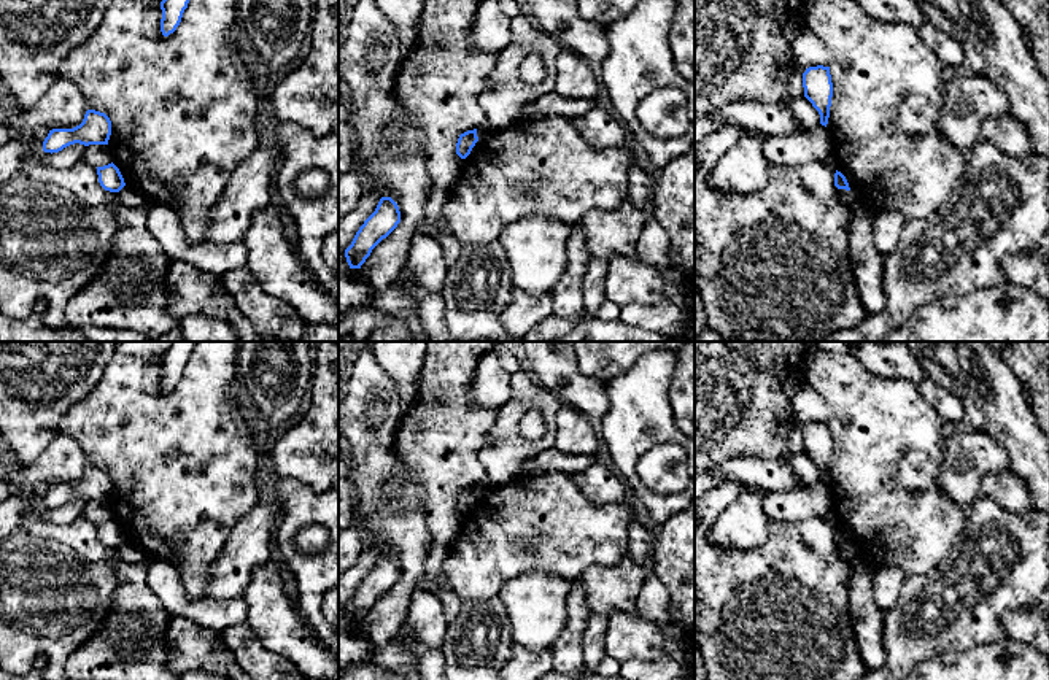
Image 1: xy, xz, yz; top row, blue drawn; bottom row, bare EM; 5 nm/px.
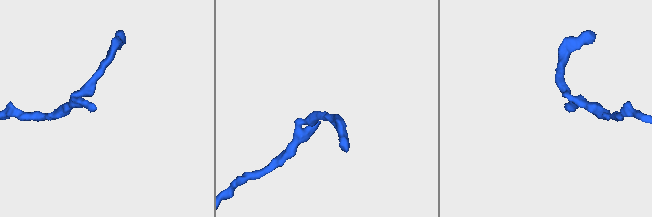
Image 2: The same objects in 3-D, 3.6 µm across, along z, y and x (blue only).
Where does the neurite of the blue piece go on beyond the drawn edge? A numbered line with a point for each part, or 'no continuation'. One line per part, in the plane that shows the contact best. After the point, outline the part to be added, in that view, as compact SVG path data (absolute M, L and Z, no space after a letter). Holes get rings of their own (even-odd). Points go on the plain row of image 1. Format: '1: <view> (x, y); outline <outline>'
no continuation

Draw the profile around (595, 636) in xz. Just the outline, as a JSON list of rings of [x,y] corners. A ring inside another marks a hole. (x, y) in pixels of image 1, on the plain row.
[[[591,613],[586,620],[583,634],[583,669],[596,672],[599,663],[606,658],[606,629],[609,615]]]

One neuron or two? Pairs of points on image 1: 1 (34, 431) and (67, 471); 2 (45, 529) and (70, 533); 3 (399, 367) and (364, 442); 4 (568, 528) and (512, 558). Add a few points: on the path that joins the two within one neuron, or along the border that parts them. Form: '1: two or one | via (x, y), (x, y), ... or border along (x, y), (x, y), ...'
1: two | border along (58, 434), (35, 461), (29, 464), (16, 461)
2: one | via (51, 531), (64, 533)
3: two | border along (375, 358), (393, 380), (398, 399), (406, 410)
4: one | via (552, 528), (536, 528), (522, 542)

